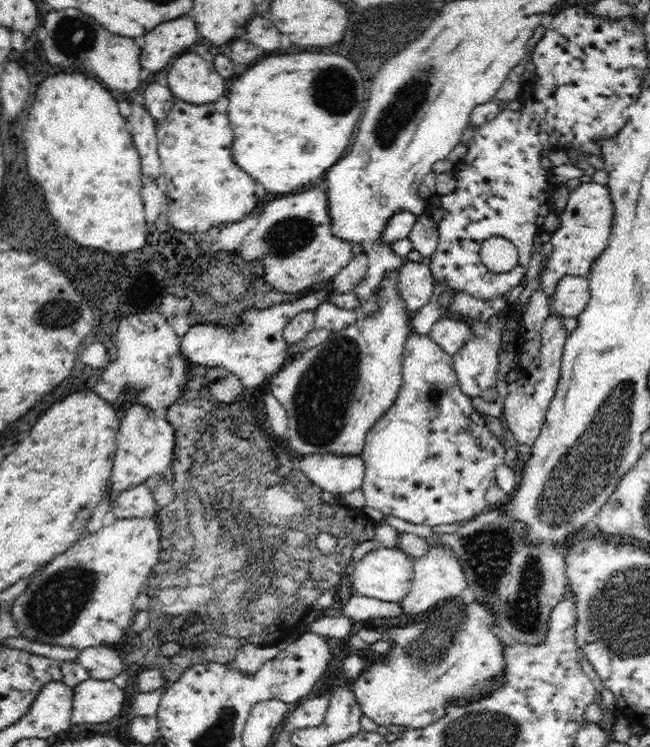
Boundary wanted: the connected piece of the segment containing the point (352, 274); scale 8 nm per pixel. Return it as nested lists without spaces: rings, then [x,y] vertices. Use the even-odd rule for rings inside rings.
[[[362,251],[331,279],[331,283],[323,285],[312,296],[288,304],[276,304],[266,310],[252,308],[244,310],[244,316],[240,316],[240,324],[236,324],[236,328],[196,324],[179,340],[179,354],[190,364],[204,365],[208,368],[222,366],[230,370],[246,388],[255,388],[258,384],[260,386],[264,378],[272,377],[290,360],[285,353],[287,342],[283,333],[290,320],[299,312],[314,310],[324,300],[331,300],[336,293],[352,291],[355,284],[363,278],[368,267],[368,257]]]

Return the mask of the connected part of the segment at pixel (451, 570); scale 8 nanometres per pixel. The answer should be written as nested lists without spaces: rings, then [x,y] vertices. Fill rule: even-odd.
[[[435,539],[430,541],[428,555],[413,561],[413,572],[415,576],[411,590],[407,596],[404,596],[403,600],[398,602],[400,618],[414,618],[418,614],[431,611],[437,607],[436,604],[446,602],[448,598],[460,596],[464,586],[467,586],[460,562],[456,561],[453,552],[447,546],[435,541]]]

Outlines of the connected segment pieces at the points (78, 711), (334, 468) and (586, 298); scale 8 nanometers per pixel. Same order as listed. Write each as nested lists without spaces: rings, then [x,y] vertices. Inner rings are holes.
[[[88,677],[73,687],[72,726],[100,724],[120,714],[126,702],[124,692],[112,680]]]
[[[334,452],[305,455],[300,464],[309,480],[326,492],[340,497],[362,489],[366,465],[361,452],[355,455]]]
[[[570,275],[560,278],[554,298],[549,301],[550,311],[556,311],[564,318],[578,317],[592,298],[590,278],[584,275]]]

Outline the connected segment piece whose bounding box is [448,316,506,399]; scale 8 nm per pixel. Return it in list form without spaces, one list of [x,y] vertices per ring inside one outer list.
[[[492,316],[490,322],[473,322],[473,320],[463,320],[463,318],[448,317],[460,319],[460,321],[472,325],[472,329],[474,329],[474,338],[468,340],[456,354],[453,354],[452,367],[457,374],[457,380],[462,392],[472,399],[477,396],[480,397],[487,389],[494,388],[499,366],[500,332],[502,332],[506,320],[500,321],[497,316]]]

